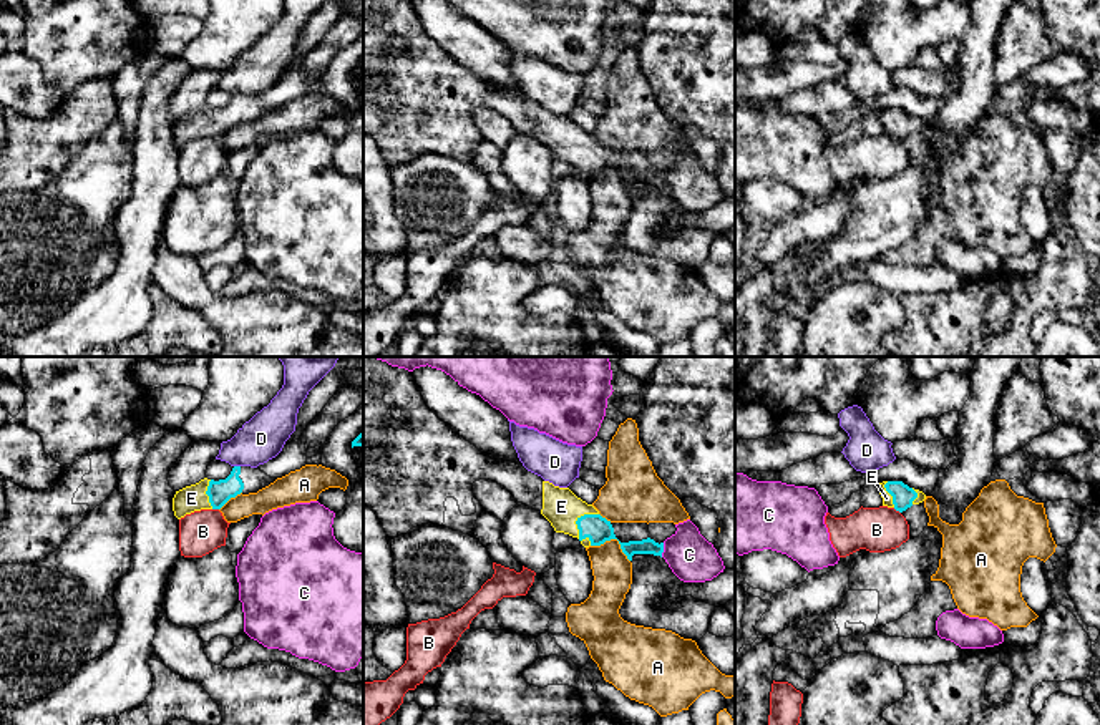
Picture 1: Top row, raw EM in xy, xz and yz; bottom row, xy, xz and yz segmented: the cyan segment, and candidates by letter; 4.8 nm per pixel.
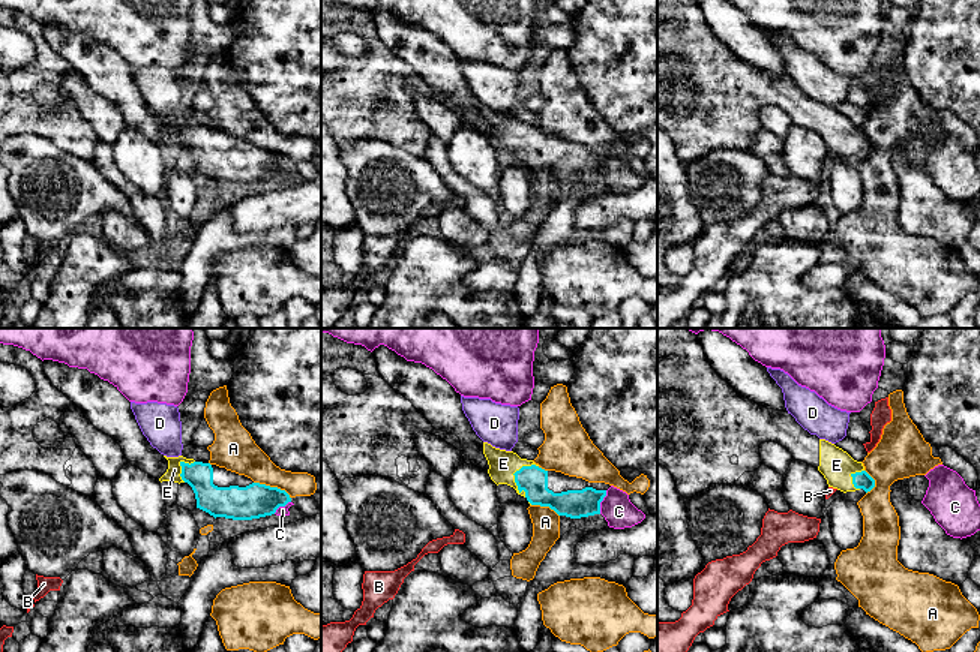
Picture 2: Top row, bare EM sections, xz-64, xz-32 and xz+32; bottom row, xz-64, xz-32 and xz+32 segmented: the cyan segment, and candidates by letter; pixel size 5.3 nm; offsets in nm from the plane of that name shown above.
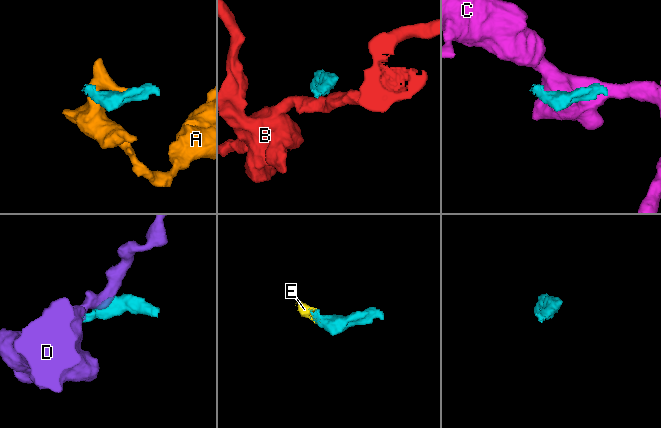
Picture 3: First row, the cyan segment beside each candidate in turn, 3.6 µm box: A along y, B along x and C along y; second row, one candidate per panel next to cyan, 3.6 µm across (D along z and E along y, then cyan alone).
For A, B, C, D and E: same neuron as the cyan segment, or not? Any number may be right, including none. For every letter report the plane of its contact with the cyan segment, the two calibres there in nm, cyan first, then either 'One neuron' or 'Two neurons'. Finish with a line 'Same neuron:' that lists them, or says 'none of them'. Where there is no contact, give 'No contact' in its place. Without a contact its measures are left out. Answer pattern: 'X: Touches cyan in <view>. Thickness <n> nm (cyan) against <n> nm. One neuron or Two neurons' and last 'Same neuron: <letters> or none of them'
A: Touches cyan in xz. Thickness 120 nm (cyan) against 190 nm. Two neurons
B: Touches cyan in yz. Thickness 110 nm (cyan) against 220 nm. Two neurons
C: Touches cyan in xz. Thickness 80 nm (cyan) against 220 nm. Two neurons
D: Touches cyan in xy. Thickness 110 nm (cyan) against 220 nm. Two neurons
E: Touches cyan in xz. Thickness 120 nm (cyan) against 180 nm. One neuron
Same neuron: E

